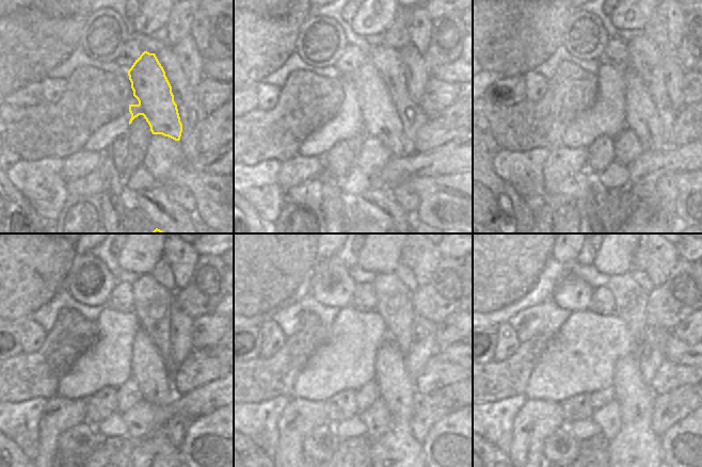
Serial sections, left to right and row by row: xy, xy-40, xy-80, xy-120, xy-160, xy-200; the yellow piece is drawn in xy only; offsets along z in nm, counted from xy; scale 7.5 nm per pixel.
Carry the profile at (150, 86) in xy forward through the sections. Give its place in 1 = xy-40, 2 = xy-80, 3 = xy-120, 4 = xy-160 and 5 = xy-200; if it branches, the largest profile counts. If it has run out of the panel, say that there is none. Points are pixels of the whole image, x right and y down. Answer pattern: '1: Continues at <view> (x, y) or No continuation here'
1: Continues at xy-40 (387, 119)
2: Continues at xy-80 (624, 124)
3: Continues at xy-120 (148, 367)
4: Continues at xy-160 (398, 450)
5: Continues at xy-200 (636, 450)

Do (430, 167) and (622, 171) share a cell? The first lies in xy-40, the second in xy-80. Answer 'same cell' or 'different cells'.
same cell

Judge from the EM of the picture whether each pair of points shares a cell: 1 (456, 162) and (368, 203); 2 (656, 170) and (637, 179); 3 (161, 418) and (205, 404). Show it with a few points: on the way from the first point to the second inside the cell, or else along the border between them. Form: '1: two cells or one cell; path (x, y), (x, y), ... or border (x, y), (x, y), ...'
1: two cells; border (366, 189), (382, 192)
2: one cell; path (652, 170), (647, 170), (641, 175)
3: one cell; path (172, 408), (181, 404), (194, 404)

